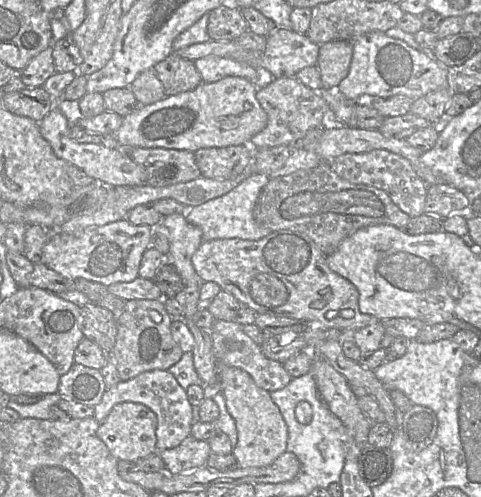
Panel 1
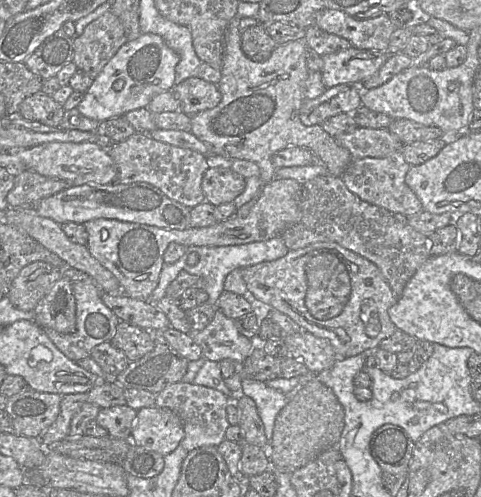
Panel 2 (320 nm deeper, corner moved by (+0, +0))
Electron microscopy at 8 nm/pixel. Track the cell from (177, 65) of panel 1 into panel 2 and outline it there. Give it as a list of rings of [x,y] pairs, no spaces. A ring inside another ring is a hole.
[[[197,76],[175,84],[171,92],[180,103],[181,111],[190,116],[212,109],[221,101],[217,85]]]

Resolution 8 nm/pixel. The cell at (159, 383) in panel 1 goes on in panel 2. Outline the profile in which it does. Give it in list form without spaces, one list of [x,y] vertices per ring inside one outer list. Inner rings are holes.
[[[178,382],[157,394],[155,406],[170,409],[180,417],[185,432],[180,446],[191,452],[201,447],[217,448],[226,439],[226,430],[230,426],[227,420],[228,402],[229,398],[218,390],[193,383]]]

